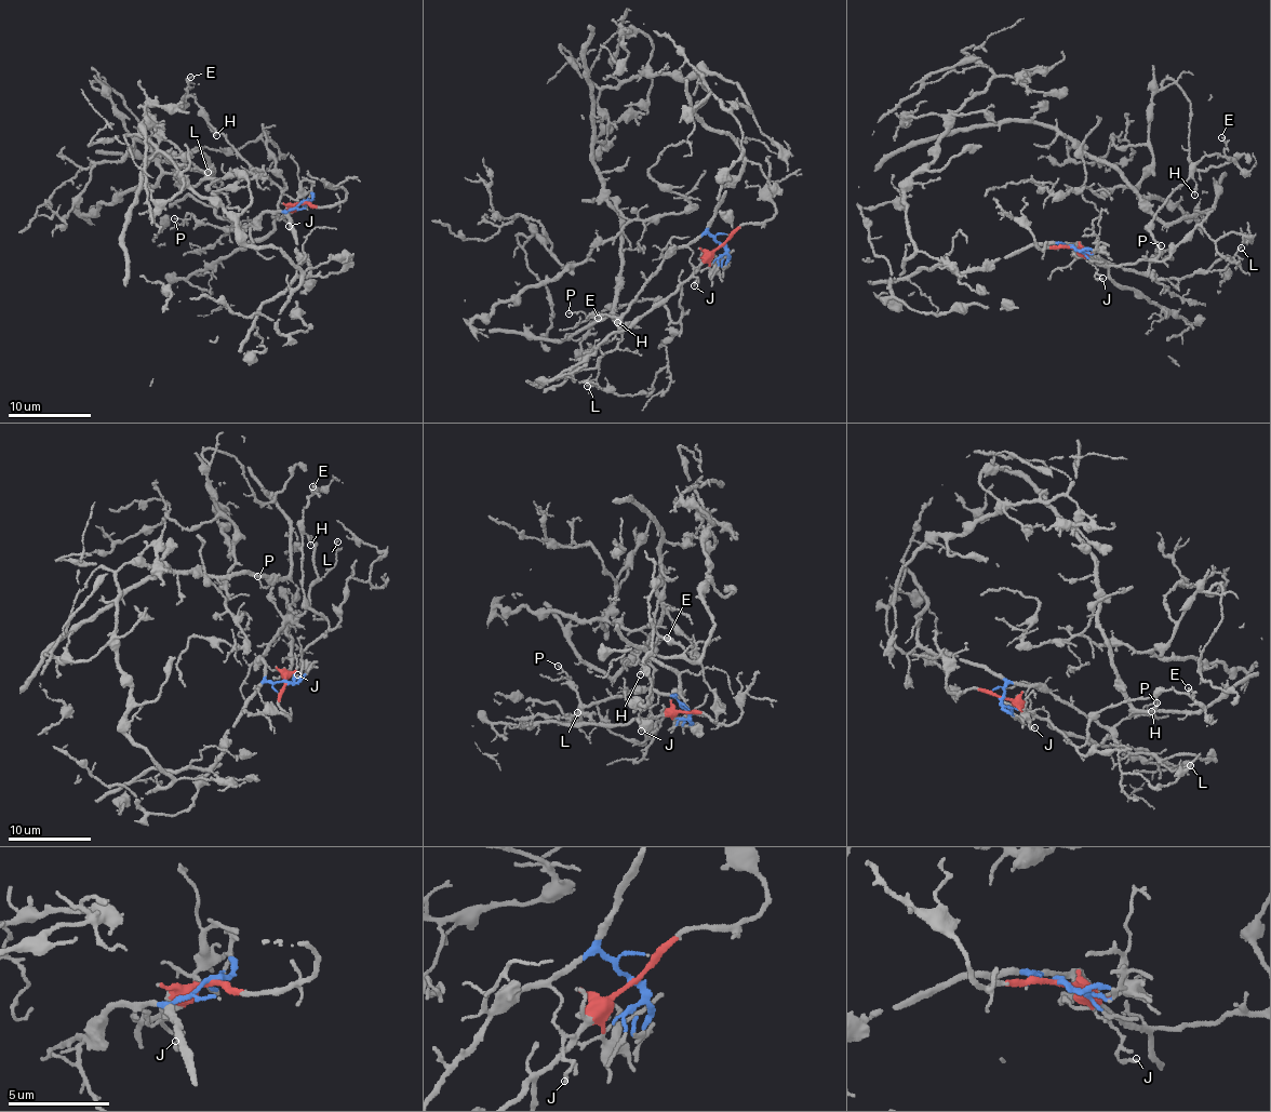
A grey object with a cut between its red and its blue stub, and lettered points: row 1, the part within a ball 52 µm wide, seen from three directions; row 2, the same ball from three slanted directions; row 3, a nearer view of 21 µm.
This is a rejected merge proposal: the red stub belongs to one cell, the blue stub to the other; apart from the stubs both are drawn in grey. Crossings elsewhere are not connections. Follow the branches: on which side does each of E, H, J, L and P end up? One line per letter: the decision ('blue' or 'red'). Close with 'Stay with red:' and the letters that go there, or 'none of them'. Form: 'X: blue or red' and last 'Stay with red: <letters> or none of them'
E: red
H: red
J: blue
L: blue
P: blue
Stay with red: E, H

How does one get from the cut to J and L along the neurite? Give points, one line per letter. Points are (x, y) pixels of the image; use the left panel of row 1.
J: (303, 200), (286, 212), (272, 212), (289, 227)
L: (303, 200), (291, 210), (264, 213), (258, 220), (228, 231), (232, 222), (216, 212), (218, 191), (206, 172)

